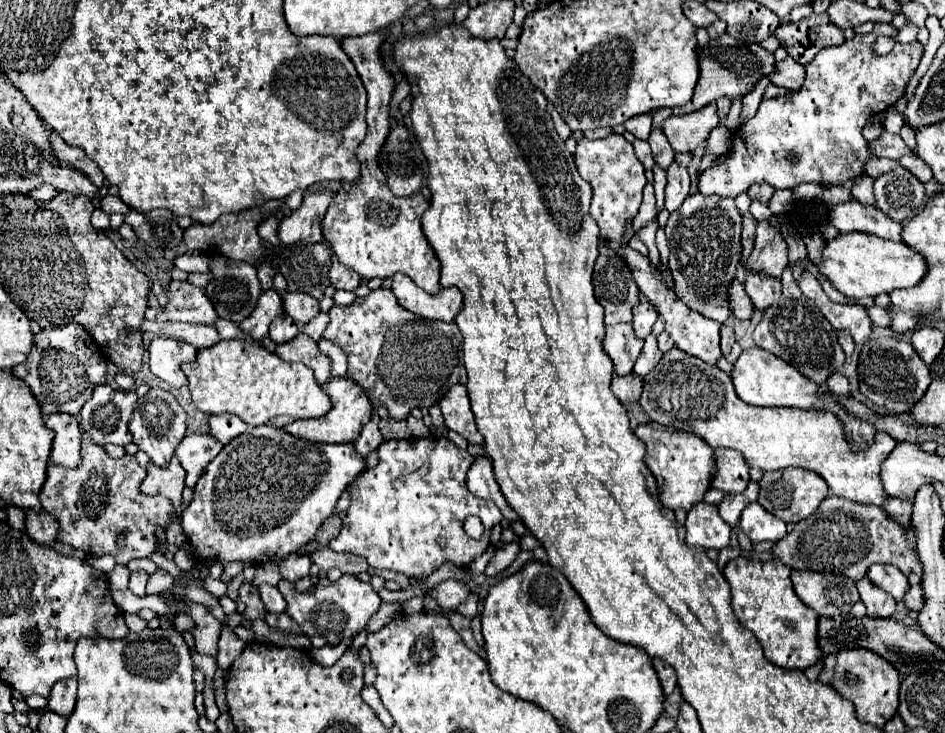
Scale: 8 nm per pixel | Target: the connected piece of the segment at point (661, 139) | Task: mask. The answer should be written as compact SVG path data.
M652 126L652 134L648 138L650 146L652 146L652 154L654 154L654 160L662 166L662 168L668 168L674 160L674 150L670 146L670 142L666 140L664 132L660 126Z

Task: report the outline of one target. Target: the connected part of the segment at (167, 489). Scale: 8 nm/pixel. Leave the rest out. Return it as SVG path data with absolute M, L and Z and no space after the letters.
M172 456L170 464L166 468L154 466L152 462L146 466L146 478L140 484L140 492L142 494L160 494L166 496L168 500L172 500L172 504L176 506L176 515L179 522L182 518L182 490L184 490L184 468L180 466L178 458Z

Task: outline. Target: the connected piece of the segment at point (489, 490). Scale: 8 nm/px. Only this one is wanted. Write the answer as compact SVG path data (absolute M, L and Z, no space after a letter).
M476 456L476 458L474 458L474 462L472 462L472 466L470 466L468 474L466 474L466 484L468 484L468 490L470 490L474 496L492 500L492 502L500 508L500 512L502 512L502 516L504 516L506 520L510 520L510 522L520 520L518 514L508 506L506 498L502 496L500 486L498 486L498 482L496 482L496 478L494 478L492 460L490 460L488 456Z

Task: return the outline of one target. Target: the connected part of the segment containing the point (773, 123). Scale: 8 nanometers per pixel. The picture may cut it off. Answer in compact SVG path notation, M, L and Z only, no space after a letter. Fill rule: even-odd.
M876 24L870 34L858 34L840 46L818 52L806 66L804 86L784 98L764 98L756 116L736 132L730 158L720 166L706 168L700 176L698 190L704 196L718 194L736 198L752 182L766 182L778 190L796 188L804 182L834 186L860 176L872 158L868 142L862 136L864 124L904 94L924 54L918 42L896 44L886 56L872 54L872 44L878 36L894 34L898 30L890 24ZM788 152L796 152L800 160L790 164L786 158Z

